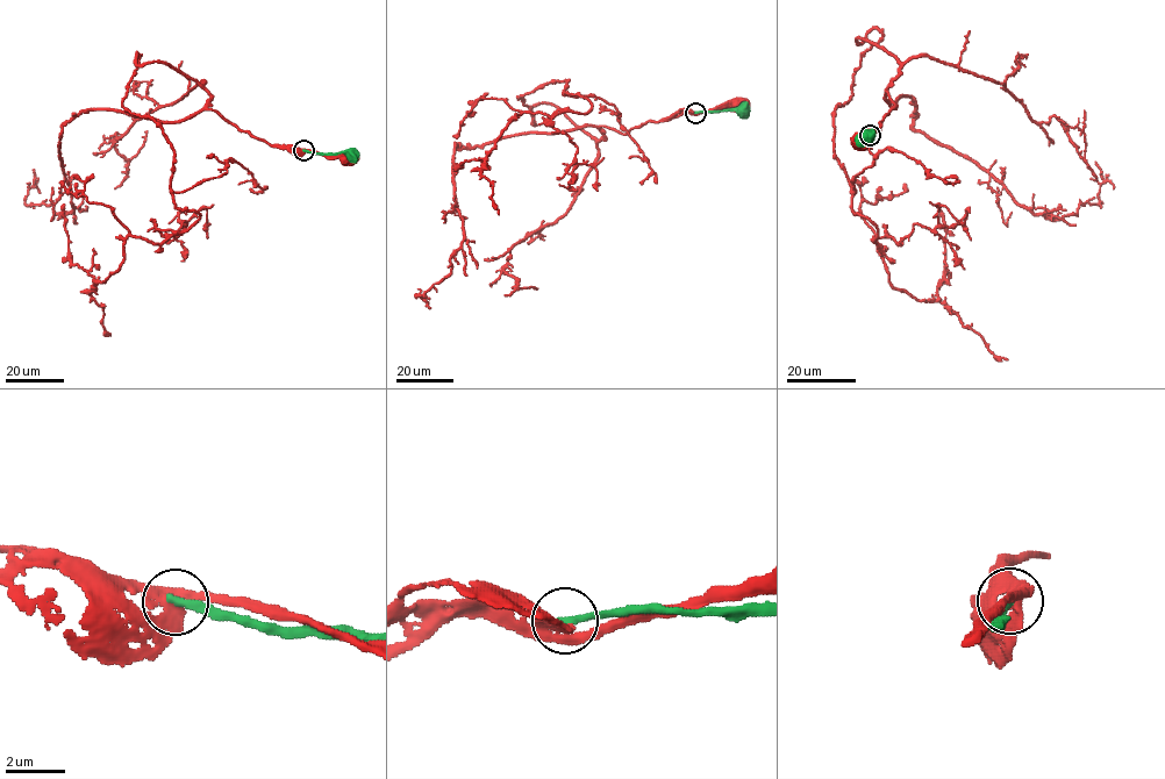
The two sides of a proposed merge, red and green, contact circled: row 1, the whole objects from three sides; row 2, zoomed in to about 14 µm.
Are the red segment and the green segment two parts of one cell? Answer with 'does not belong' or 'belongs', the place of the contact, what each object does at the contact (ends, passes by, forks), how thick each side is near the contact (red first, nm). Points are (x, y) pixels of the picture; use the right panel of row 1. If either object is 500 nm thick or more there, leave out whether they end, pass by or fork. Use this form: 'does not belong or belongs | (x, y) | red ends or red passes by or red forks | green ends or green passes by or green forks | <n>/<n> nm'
does not belong | (870, 135) | red forks | green ends | 300/300 nm

